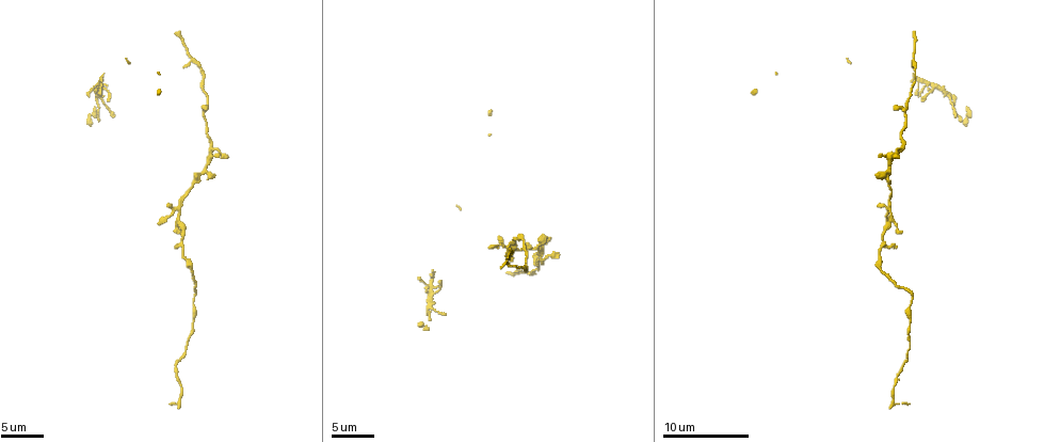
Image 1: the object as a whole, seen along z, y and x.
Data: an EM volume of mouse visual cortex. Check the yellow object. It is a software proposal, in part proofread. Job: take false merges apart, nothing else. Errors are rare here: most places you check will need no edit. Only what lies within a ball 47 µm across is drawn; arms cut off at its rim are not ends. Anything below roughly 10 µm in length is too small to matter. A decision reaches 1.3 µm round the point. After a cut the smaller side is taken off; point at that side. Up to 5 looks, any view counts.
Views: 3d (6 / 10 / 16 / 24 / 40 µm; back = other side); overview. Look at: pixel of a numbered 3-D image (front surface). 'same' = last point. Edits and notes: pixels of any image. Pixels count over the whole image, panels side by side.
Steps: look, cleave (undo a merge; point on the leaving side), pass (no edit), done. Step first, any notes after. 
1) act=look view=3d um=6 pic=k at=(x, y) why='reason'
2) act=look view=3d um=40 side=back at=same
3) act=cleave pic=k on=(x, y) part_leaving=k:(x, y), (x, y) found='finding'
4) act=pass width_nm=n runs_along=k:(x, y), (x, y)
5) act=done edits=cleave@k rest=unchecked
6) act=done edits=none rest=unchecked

act=look view=3d um=16 pic=1 at=(540, 249) why='side arm on a straight run'

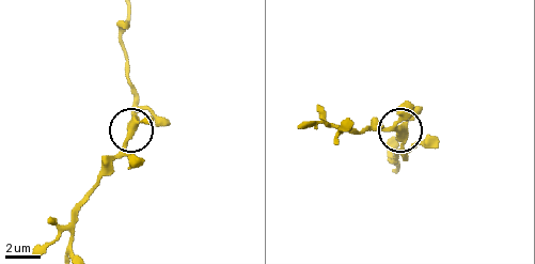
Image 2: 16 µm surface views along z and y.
act=look view=3d um=6 pic=2 at=(398, 129)

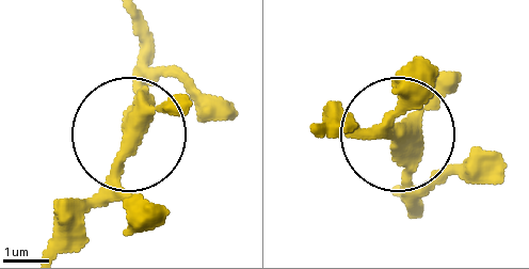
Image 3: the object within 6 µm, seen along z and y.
act=pass runs_along=3:(126, 126), (138, 46) found='continuous, no second neuron'

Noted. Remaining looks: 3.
act=look view=3d um=16 pic=1 at=(180, 213) why='four-way junction'

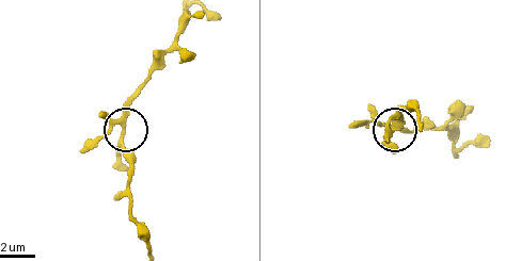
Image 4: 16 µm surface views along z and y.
act=pass runs_along=4:(179, 22), (177, 43), (128, 107), (124, 155), (128, 183) found='all the same neuron'

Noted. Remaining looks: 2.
act=look view=3d um=10 pic=1 at=(202, 78) why='narrows sharply'

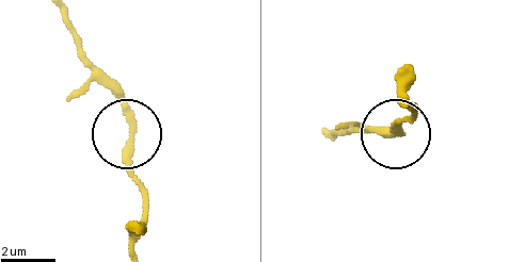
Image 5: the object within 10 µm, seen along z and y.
act=look view=3d um=10 side=back pic=5 at=(130, 129)

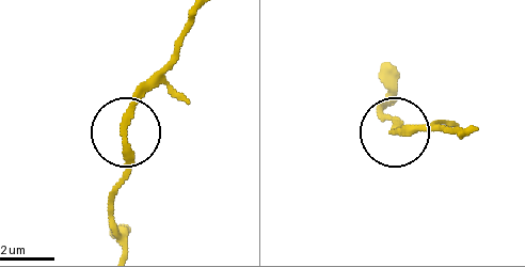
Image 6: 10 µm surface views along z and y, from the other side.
act=pass runs_along=6:(390, 103), (380, 110), (394, 130), (446, 130) found='continuous, no second neuron'

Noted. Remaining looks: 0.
act=done edits=none rest=unchecked

